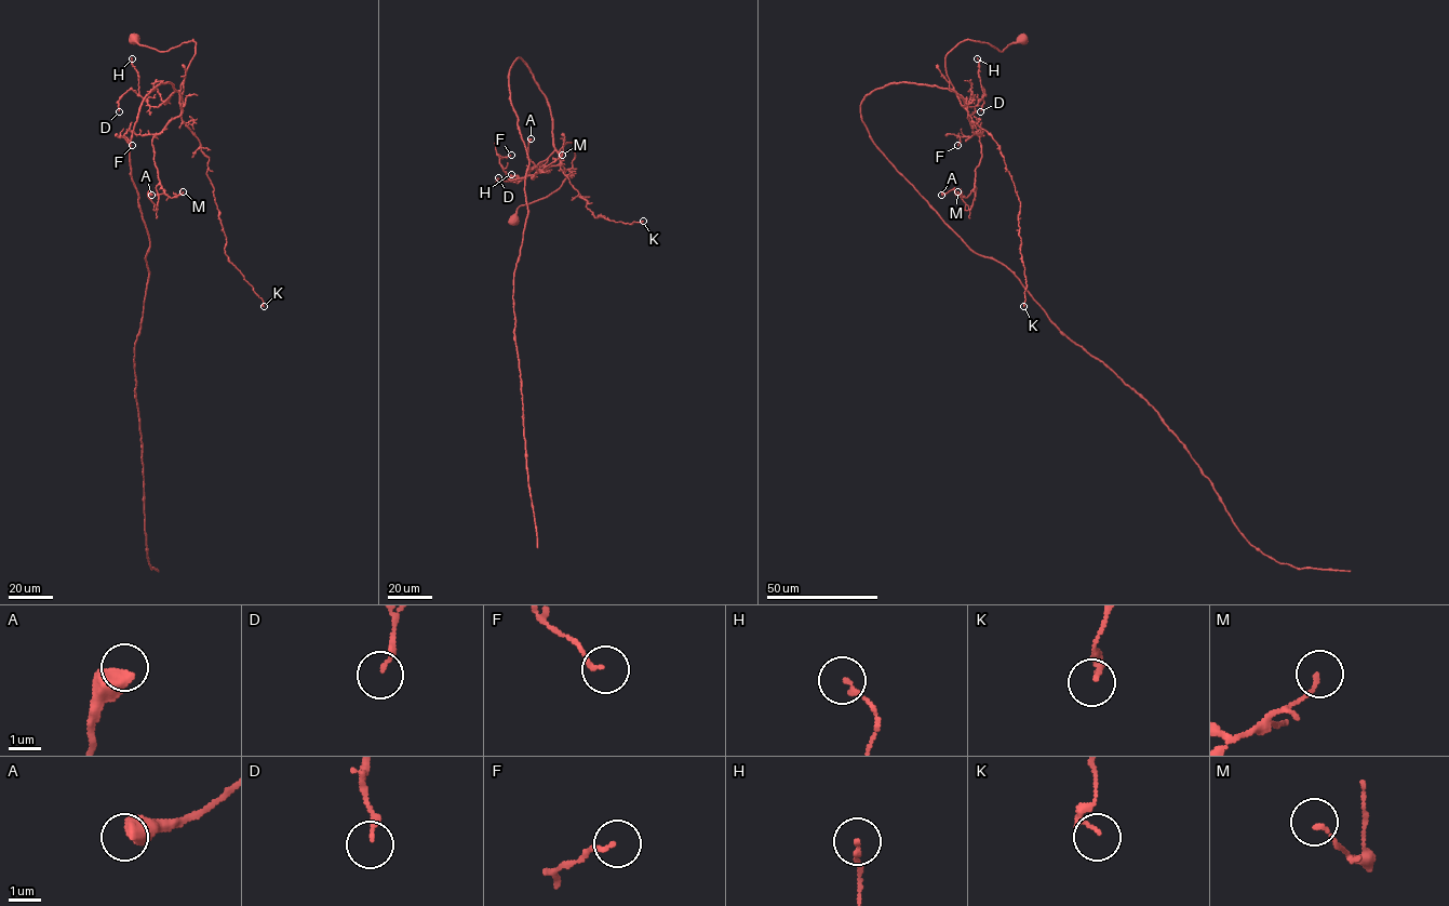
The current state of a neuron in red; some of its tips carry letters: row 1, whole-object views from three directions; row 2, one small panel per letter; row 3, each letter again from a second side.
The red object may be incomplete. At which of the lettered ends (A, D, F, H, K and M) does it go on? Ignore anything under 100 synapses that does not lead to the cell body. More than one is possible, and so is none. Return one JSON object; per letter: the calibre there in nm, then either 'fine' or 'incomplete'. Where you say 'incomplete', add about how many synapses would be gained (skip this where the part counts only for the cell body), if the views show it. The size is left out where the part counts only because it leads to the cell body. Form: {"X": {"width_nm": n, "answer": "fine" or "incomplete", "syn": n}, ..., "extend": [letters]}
{"A": {"width_nm": 550, "answer": "fine"}, "D": {"width_nm": 170, "answer": "fine"}, "F": {"width_nm": 120, "answer": "fine"}, "H": {"width_nm": 140, "answer": "fine"}, "K": {"width_nm": 150, "answer": "fine"}, "M": {"width_nm": 130, "answer": "fine"}, "extend": []}

